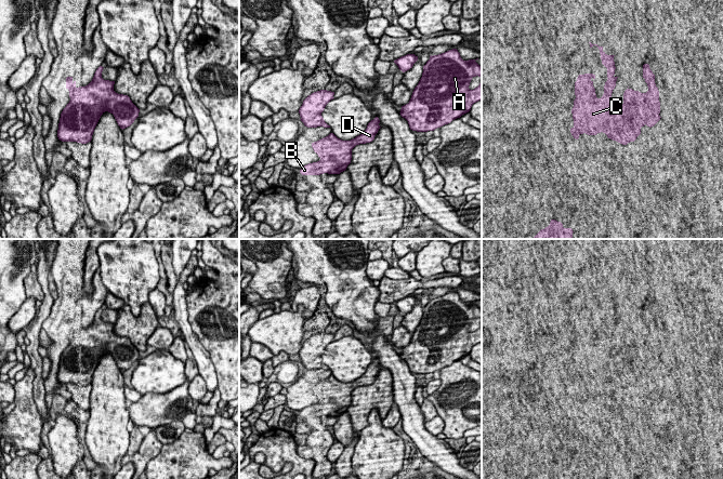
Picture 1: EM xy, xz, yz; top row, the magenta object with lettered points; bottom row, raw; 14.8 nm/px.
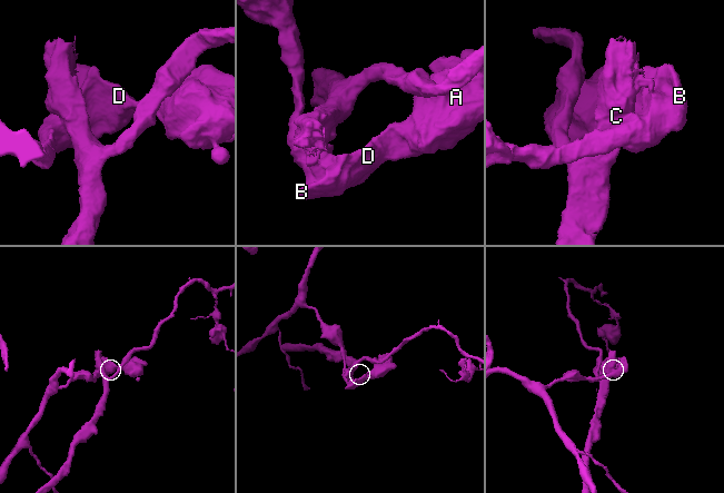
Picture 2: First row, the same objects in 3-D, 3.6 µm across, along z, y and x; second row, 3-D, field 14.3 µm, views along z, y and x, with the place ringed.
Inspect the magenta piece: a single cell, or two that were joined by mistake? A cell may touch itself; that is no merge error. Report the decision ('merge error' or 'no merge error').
merge error

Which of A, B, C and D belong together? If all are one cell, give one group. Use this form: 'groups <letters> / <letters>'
groups A B D / C

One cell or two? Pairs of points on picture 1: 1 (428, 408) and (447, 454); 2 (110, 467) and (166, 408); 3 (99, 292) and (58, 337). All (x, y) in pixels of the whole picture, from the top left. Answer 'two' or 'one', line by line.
1: two
2: two
3: two

